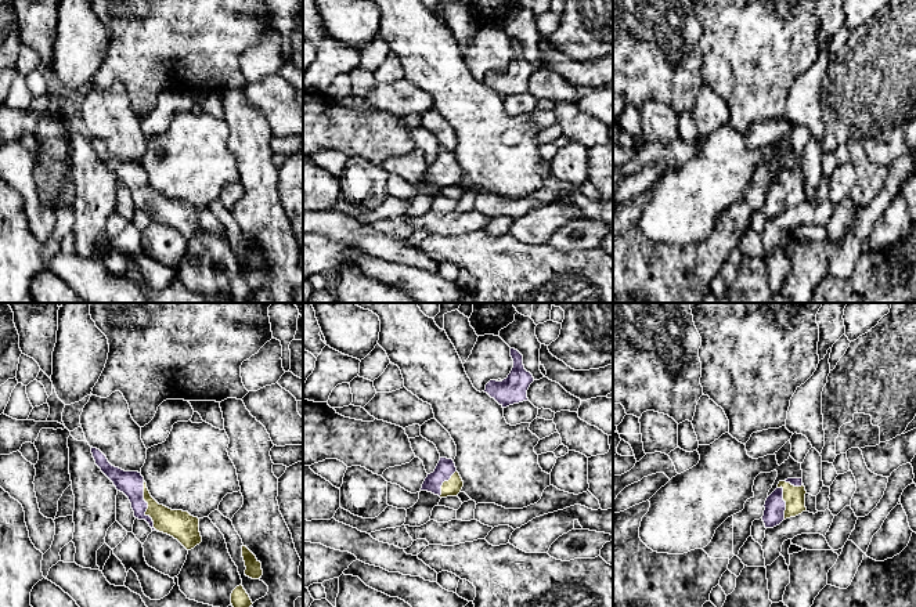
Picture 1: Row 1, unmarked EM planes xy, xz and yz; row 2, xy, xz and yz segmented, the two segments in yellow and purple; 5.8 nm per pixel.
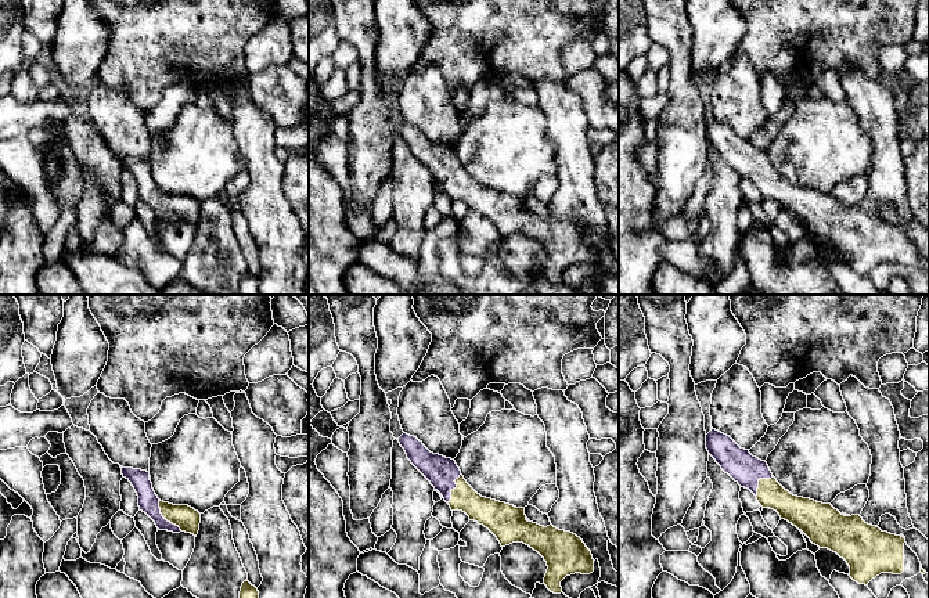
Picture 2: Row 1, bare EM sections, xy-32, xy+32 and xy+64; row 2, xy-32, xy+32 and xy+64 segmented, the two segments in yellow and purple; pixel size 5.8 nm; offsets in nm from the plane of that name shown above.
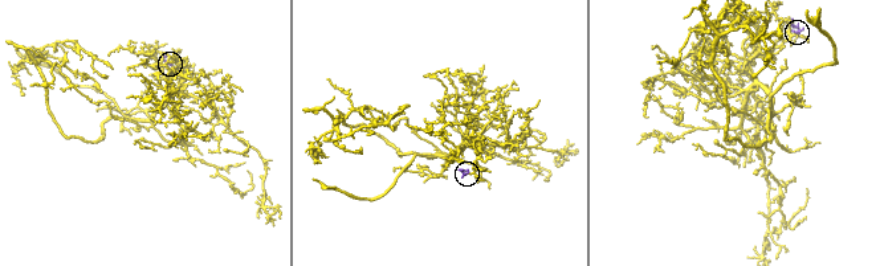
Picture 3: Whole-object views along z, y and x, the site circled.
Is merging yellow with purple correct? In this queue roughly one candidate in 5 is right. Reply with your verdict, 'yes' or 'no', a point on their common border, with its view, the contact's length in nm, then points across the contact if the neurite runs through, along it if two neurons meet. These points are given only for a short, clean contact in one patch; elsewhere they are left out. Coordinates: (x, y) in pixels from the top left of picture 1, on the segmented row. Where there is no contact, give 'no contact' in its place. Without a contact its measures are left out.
yes; meets yellow in xy at (148, 508); contact 320 nm long

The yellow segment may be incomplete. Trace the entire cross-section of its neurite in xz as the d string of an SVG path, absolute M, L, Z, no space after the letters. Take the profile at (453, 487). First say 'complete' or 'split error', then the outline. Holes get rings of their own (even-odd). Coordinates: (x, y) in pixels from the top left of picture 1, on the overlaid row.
split error | M440 458L433 473L428 474L421 491L428 491L440 498L457 496L464 487L464 481L457 471L452 459Z

